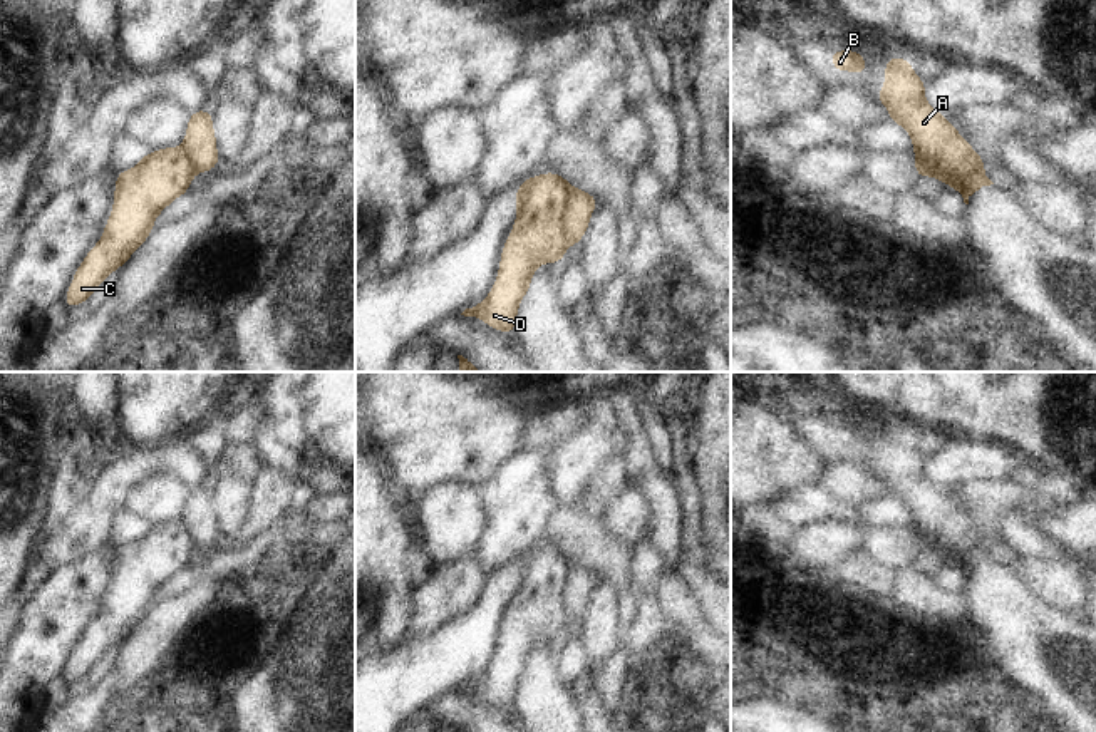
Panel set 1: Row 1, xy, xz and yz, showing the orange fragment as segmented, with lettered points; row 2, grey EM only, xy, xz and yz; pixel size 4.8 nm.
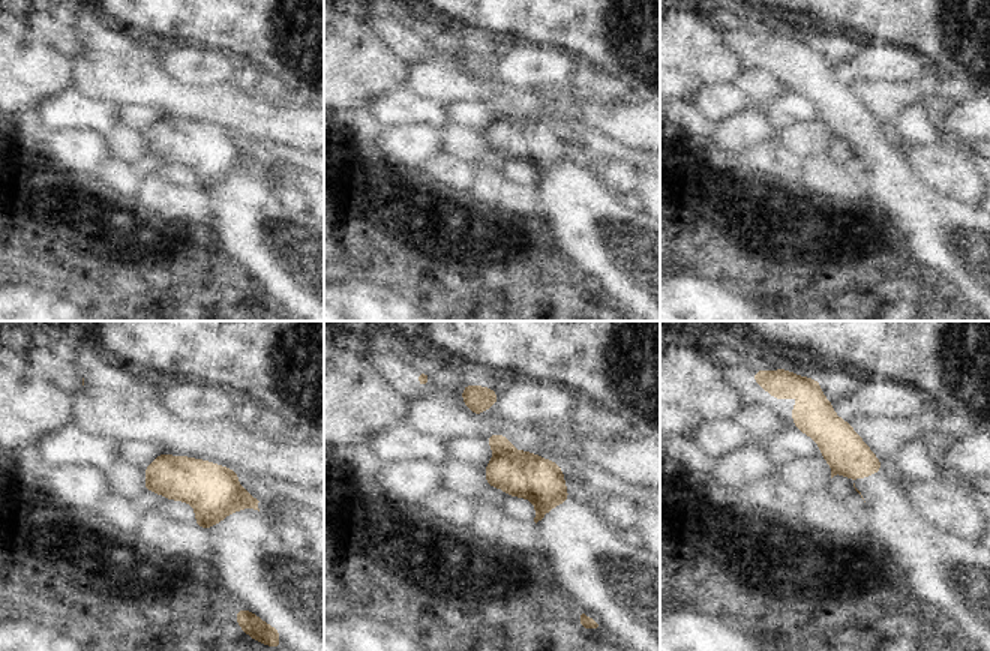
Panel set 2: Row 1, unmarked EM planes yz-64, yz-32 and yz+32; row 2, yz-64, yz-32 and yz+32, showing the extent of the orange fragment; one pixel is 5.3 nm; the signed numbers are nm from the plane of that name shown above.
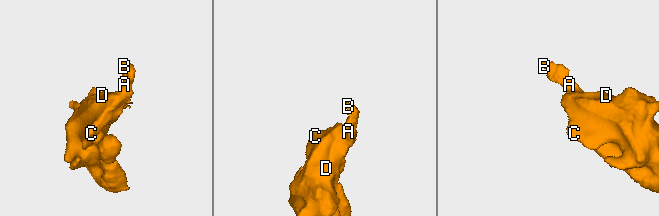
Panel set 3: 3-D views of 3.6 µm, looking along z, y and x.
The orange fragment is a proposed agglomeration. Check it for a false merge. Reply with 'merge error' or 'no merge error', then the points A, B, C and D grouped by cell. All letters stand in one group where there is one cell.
merge error; groups A B / C D

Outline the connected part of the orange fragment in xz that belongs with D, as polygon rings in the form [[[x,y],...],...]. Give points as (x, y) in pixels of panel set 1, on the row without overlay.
[[[541,548],[536,554],[528,551],[514,571],[516,598],[504,616],[499,647],[486,675],[466,683],[461,690],[478,692],[494,705],[514,710],[514,698],[521,673],[530,667],[530,658],[541,638],[560,638],[568,625],[563,590],[571,559],[556,548]]]

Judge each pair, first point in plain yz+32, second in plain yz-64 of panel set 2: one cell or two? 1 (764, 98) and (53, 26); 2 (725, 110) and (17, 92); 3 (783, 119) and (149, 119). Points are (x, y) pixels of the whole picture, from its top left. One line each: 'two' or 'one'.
1: two
2: two
3: one

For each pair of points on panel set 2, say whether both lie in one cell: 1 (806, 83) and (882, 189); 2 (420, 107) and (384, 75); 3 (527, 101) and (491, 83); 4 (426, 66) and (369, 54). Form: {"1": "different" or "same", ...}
{"1": "same", "2": "different", "3": "same", "4": "different"}

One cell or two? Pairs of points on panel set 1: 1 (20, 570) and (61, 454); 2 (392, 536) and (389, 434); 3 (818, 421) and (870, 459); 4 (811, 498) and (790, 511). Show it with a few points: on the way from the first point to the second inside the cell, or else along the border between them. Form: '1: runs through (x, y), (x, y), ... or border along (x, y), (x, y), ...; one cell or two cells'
1: runs through (20, 541), (20, 494), (32, 483); one cell
2: border along (372, 438), (403, 498); two cells
3: runs through (820, 438), (837, 454), (853, 458); one cell
4: runs through (806, 503), (801, 508), (795, 508); one cell

